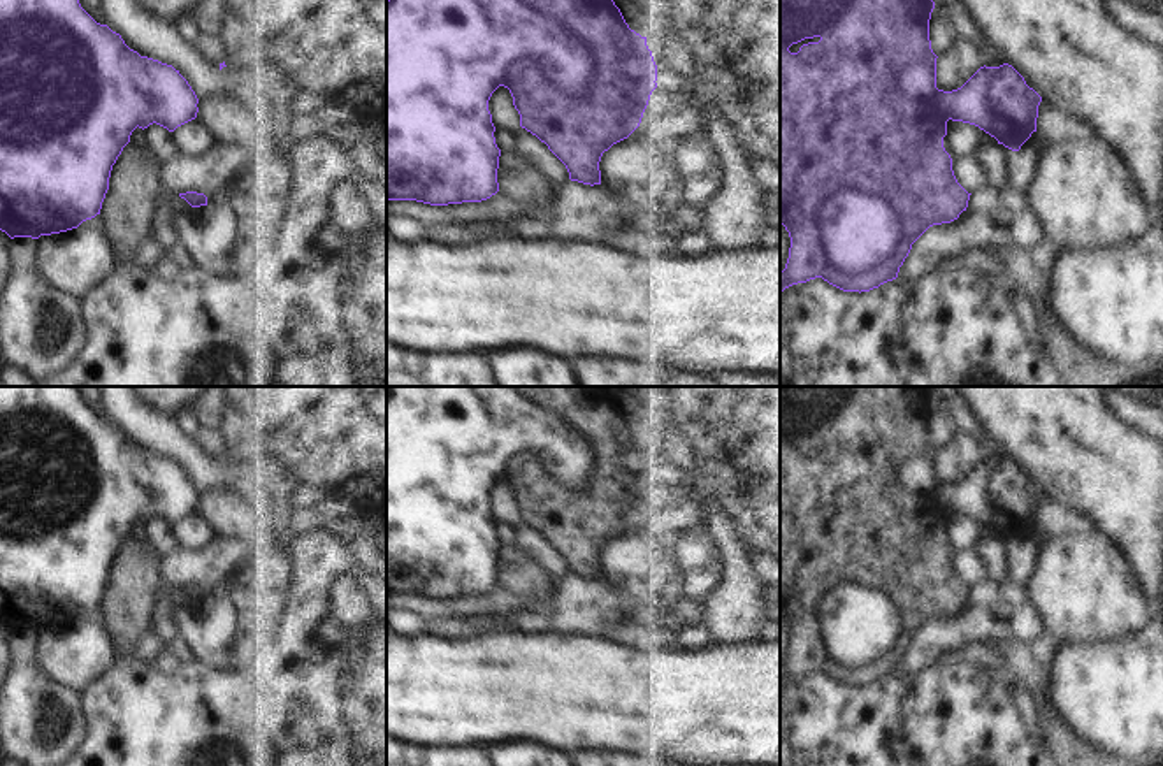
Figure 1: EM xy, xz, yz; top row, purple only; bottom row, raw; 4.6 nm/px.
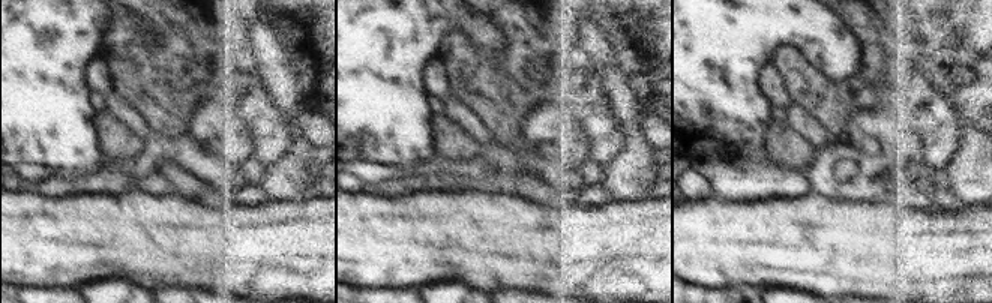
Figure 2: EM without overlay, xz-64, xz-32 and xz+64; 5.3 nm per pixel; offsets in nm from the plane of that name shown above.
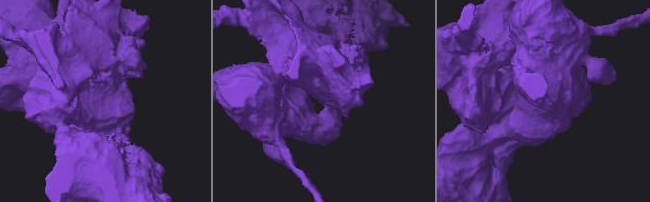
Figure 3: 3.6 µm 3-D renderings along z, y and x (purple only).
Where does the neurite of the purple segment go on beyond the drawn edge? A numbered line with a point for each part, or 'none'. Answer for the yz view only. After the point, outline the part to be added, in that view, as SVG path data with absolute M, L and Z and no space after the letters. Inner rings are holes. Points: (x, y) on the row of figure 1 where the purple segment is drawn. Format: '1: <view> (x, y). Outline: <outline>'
none

